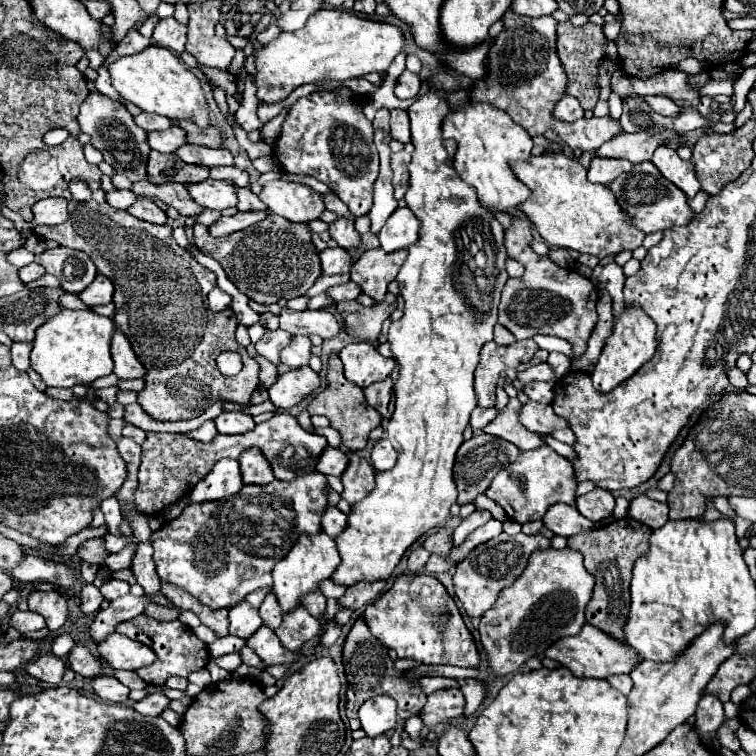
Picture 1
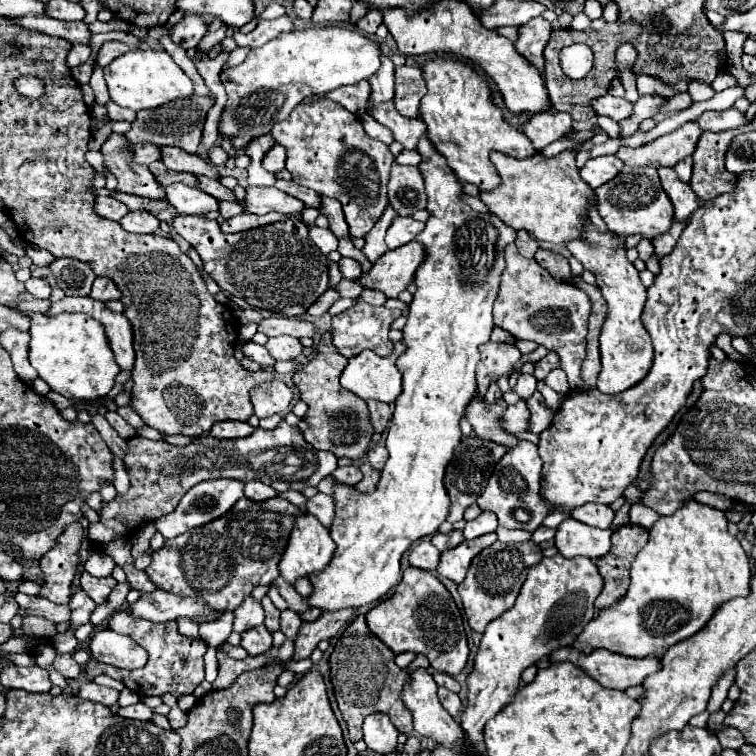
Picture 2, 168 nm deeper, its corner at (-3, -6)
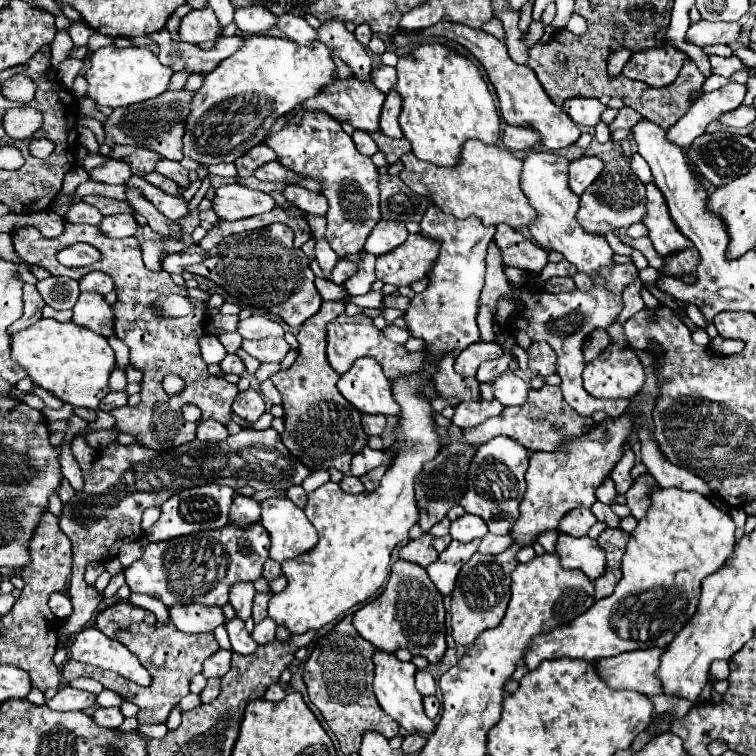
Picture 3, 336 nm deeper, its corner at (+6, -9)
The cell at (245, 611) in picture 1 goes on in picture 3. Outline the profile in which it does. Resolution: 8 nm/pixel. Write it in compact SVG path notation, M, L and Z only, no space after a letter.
M237 582L231 588L229 594L229 602L233 604L237 616L241 620L247 620L251 616L251 604L253 604L253 596L255 596L255 588L251 582Z

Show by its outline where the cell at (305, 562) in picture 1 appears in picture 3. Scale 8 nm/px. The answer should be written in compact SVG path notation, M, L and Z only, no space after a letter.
M285 494L267 498L261 504L261 526L269 530L269 558L285 562L297 554L311 550L317 544L317 532L305 512L295 506Z

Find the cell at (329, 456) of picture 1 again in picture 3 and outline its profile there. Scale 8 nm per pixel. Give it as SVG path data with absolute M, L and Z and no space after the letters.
M345 476L345 478L341 480L341 488L343 488L345 492L351 492L351 494L361 494L361 492L365 490L365 486L361 484L361 480L355 478L355 476Z

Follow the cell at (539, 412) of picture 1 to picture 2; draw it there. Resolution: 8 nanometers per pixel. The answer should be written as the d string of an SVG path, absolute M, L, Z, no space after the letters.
M518 401L516 405L510 405L504 413L504 419L502 419L502 427L508 429L510 433L528 431L528 423L530 423L530 411L528 411L524 401Z

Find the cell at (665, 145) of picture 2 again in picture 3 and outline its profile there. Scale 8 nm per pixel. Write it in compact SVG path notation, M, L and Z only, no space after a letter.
M727 84L721 90L715 90L711 94L703 94L689 112L667 130L667 138L671 142L677 142L677 146L687 148L697 136L703 134L705 126L713 120L717 120L721 114L731 112L741 106L745 98L745 86L741 84Z

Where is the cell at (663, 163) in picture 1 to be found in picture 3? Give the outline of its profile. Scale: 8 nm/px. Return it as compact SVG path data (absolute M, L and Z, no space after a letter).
M647 184L647 216L641 220L649 230L649 240L653 242L653 248L659 256L671 256L683 250L693 248L693 244L679 234L675 224L671 222L669 210L665 206L665 198L657 190L657 186Z

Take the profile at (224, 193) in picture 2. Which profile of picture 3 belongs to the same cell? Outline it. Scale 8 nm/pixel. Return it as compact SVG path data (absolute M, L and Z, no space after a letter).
M161 158L157 164L155 164L155 172L171 178L173 182L177 182L179 186L189 186L189 178L187 178L187 170L179 164L179 162L171 162L171 160L165 160Z

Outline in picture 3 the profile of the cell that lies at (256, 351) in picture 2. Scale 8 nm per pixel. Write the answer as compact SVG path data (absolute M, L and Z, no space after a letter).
M227 354L227 356L219 362L219 368L221 368L221 372L225 372L225 374L243 374L243 372L245 372L243 362L241 362L241 358L239 358L237 354Z

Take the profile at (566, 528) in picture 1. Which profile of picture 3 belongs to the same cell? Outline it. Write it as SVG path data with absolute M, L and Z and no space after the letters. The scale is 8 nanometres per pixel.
M561 534L557 540L557 554L563 568L583 570L591 582L605 574L605 550L589 536L575 538Z

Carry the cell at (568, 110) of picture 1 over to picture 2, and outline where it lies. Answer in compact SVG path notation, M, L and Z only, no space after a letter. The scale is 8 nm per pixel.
M550 109L546 113L534 115L530 119L530 123L526 123L522 127L522 133L532 141L532 145L534 145L536 151L542 151L552 141L558 141L560 137L564 137L566 133L570 133L572 127L574 127L572 115L558 113L558 111Z

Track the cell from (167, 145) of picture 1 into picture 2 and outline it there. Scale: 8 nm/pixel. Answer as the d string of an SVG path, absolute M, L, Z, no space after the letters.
M136 143L134 145L134 159L136 159L136 163L142 163L142 165L150 165L150 163L158 161L158 145Z

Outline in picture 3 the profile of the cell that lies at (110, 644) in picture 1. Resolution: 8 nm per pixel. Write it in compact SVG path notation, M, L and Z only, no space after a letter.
M93 626L75 634L69 644L69 652L71 658L77 662L99 666L103 670L113 670L141 686L149 686L151 682L149 672L141 666L133 652L129 652L121 642L107 638Z

